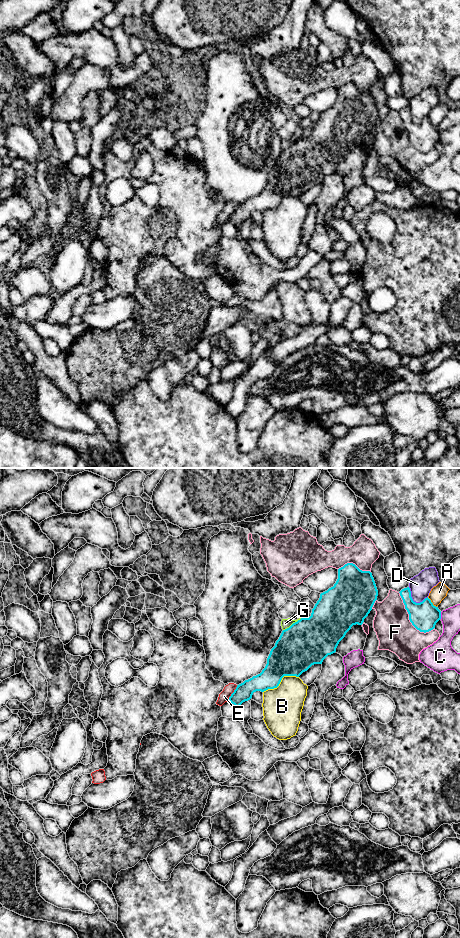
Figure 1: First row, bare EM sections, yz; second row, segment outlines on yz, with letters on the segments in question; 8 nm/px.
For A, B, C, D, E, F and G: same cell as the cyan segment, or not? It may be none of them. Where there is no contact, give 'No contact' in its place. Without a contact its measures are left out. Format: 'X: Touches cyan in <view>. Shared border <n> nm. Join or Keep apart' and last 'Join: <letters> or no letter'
A: Touches cyan in yz. Shared border 120 nm. Keep apart
B: Touches cyan in yz. Shared border 320 nm. Keep apart
C: Touches cyan in yz. Shared border 60 nm. Keep apart
D: Touches cyan in yz. Shared border 180 nm. Keep apart
E: Touches cyan in yz. Shared border 140 nm. Keep apart
F: Touches cyan in yz. Shared border 420 nm. Keep apart
G: Touches cyan in yz. Shared border 180 nm. Keep apart
Join: no letter

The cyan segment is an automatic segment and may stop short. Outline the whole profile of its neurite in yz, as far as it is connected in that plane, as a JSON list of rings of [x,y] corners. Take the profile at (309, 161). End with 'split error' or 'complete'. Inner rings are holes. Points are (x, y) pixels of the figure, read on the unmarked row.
[[[347,83],[338,89],[338,99],[333,107],[320,114],[309,138],[301,138],[282,151],[267,178],[262,192],[237,205],[229,217],[236,227],[252,218],[256,211],[277,208],[284,196],[299,197],[314,184],[336,172],[339,162],[353,145],[362,145],[377,120],[378,110],[370,91],[362,91],[355,84]]]; complete

